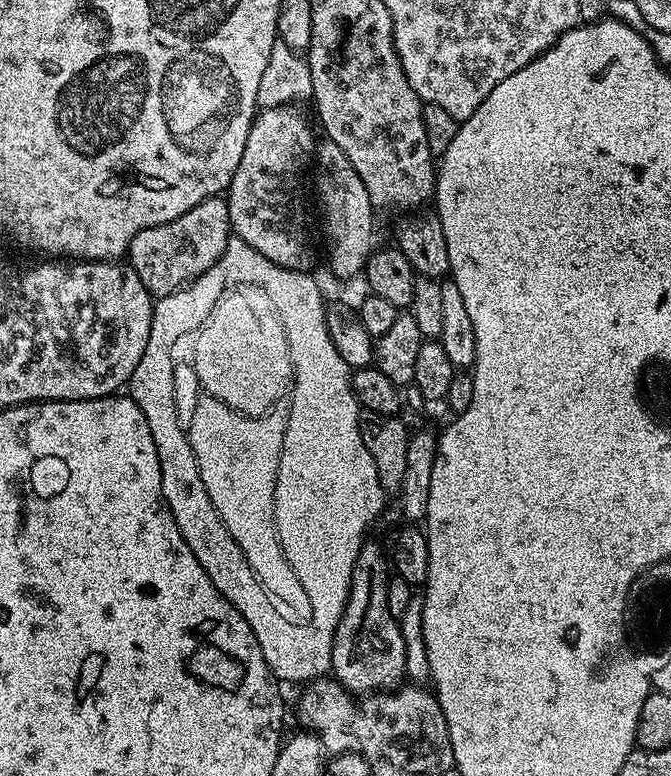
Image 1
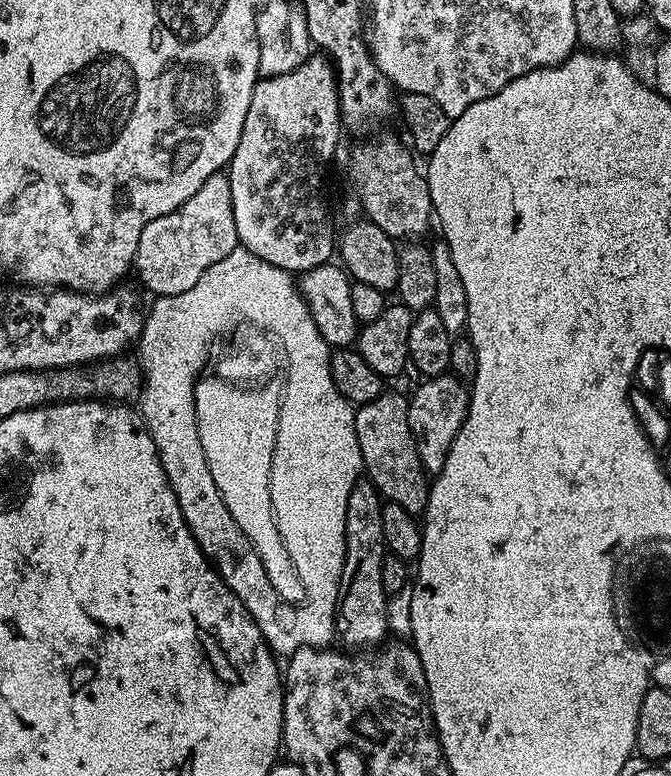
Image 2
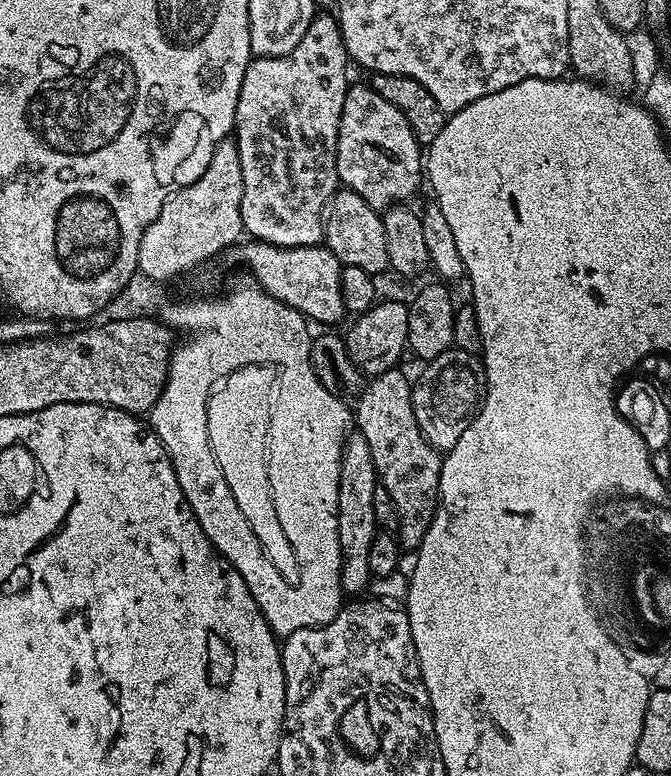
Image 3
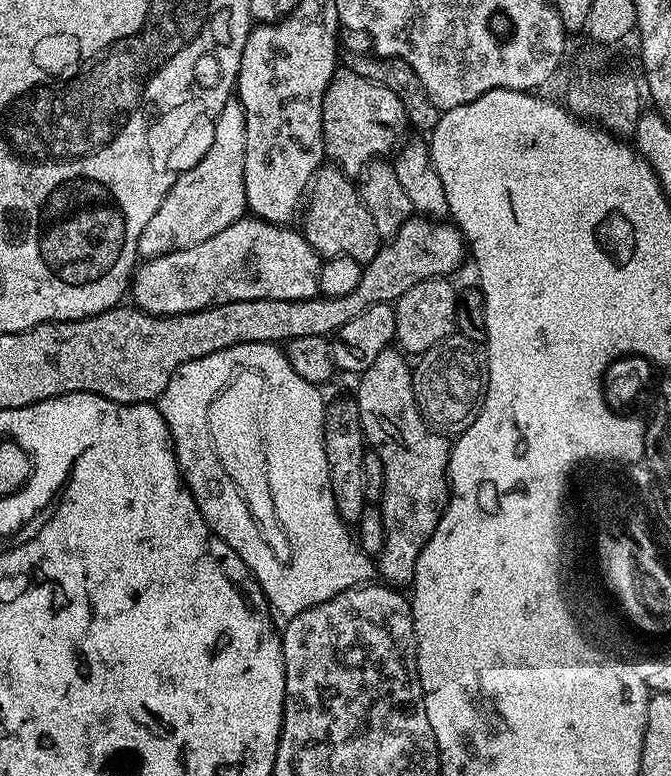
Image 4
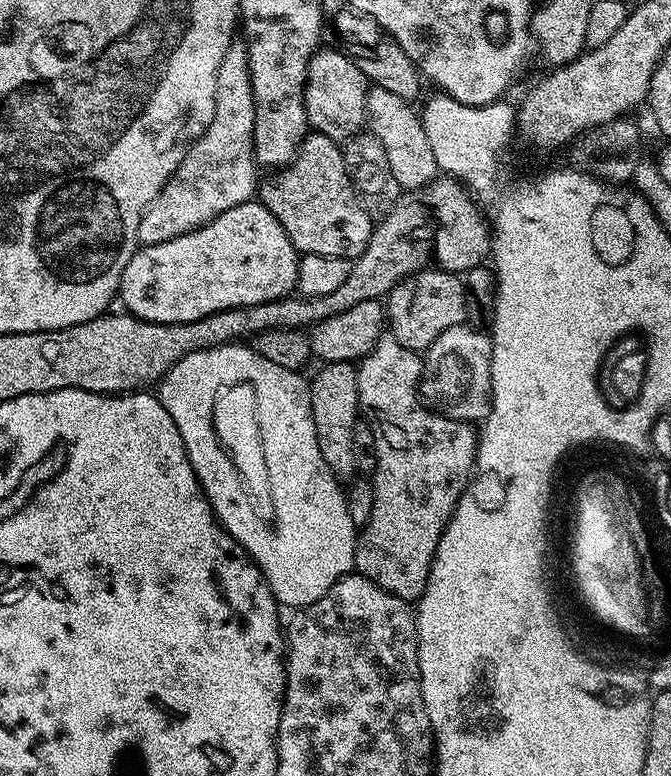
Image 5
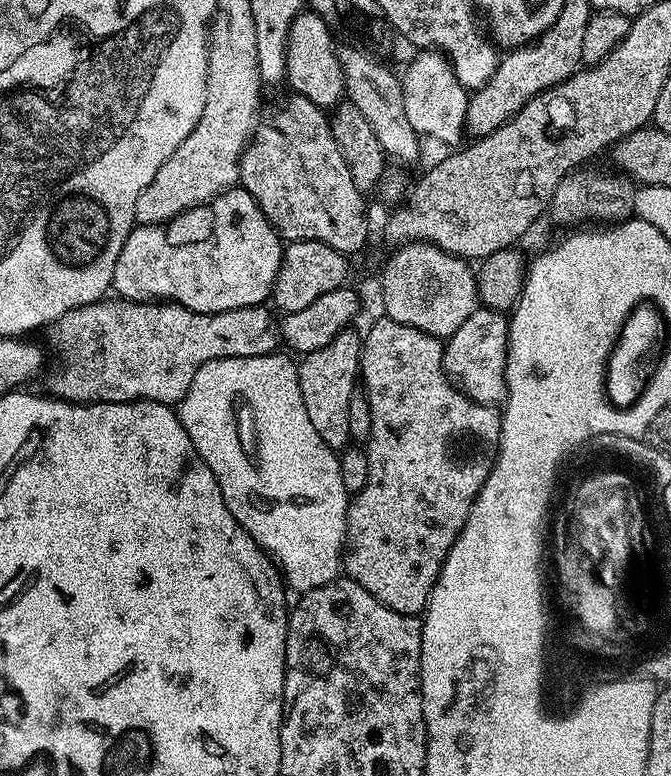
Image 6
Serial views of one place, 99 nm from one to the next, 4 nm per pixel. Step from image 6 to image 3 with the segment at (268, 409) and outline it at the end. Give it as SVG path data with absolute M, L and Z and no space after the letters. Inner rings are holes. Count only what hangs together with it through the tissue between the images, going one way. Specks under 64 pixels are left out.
M265 293L263 296L236 296L236 300L228 304L228 308L216 308L216 312L220 312L220 316L228 316L228 332L232 332L232 336L240 336L240 340L236 340L236 344L212 344L212 340L196 340L192 348L177 347L172 353L172 361L168 364L168 377L162 394L152 407L150 427L168 451L172 469L178 478L178 486L190 506L193 518L200 523L206 538L210 538L212 545L231 562L232 568L238 570L238 574L242 574L266 622L277 637L283 638L294 634L294 630L317 628L330 622L339 614L342 607L340 575L344 565L344 555L338 538L338 478L340 477L340 453L344 447L346 429L349 427L347 424L350 424L350 408L340 401L341 397L337 393L322 386L322 382L318 382L315 374L310 374L308 378L298 378L298 384L300 384L298 404L286 404L284 420L276 418L272 424L272 452L268 455L268 460L272 464L271 476L276 476L276 480L270 480L270 486L276 484L276 494L273 498L280 496L278 522L282 522L282 530L286 530L286 538L290 546L294 546L300 571L299 584L288 584L282 578L282 574L274 570L274 562L266 558L258 538L254 538L254 530L250 530L242 510L238 510L234 502L234 494L230 494L230 486L226 486L226 478L222 470L216 467L214 450L208 447L206 406L209 392L224 377L234 370L245 368L247 364L263 365L265 358L272 358L278 354L278 350L270 346L270 340L274 340L274 336L280 336L286 342L290 338L298 338L298 342L306 342L305 337L296 327L296 323L301 323L302 317L299 312L278 306L277 301Z

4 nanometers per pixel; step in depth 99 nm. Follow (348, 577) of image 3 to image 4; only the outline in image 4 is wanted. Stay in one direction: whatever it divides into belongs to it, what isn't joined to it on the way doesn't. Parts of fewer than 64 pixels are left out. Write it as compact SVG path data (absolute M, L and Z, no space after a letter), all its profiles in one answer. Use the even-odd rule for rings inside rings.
M355 399L340 400L327 409L324 417L324 449L330 470L330 486L334 494L334 506L345 524L355 526L362 518L366 498L366 482L362 474L362 462L366 451L364 429L360 426L360 411Z

